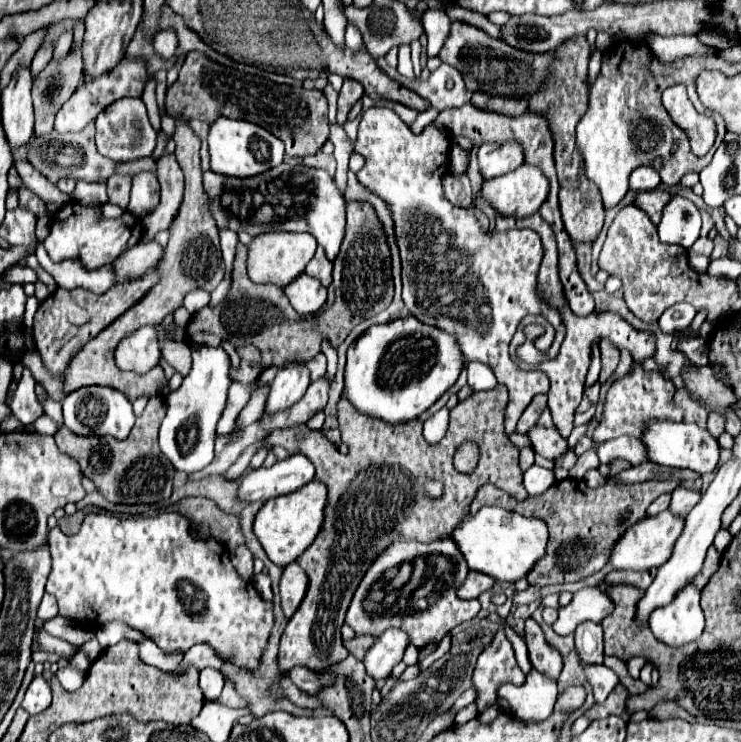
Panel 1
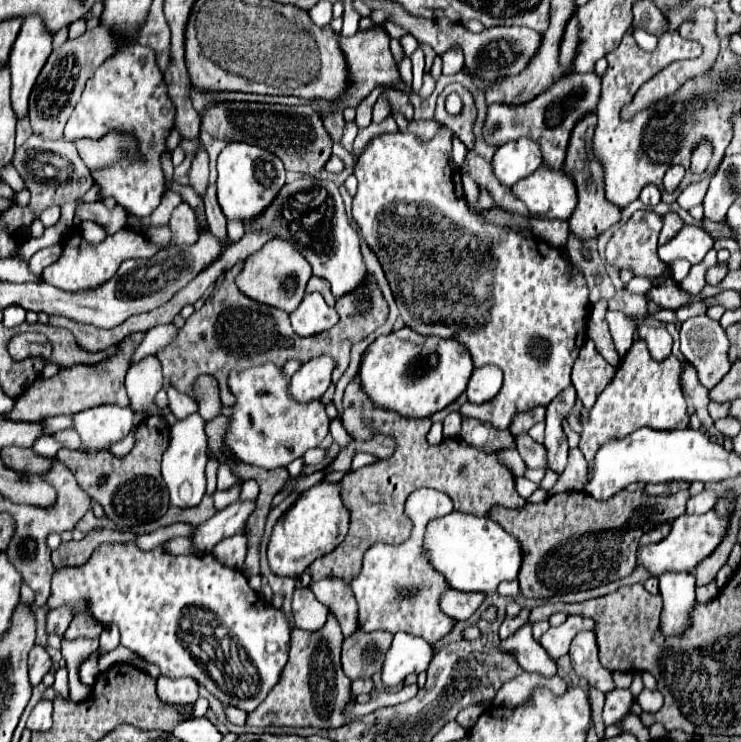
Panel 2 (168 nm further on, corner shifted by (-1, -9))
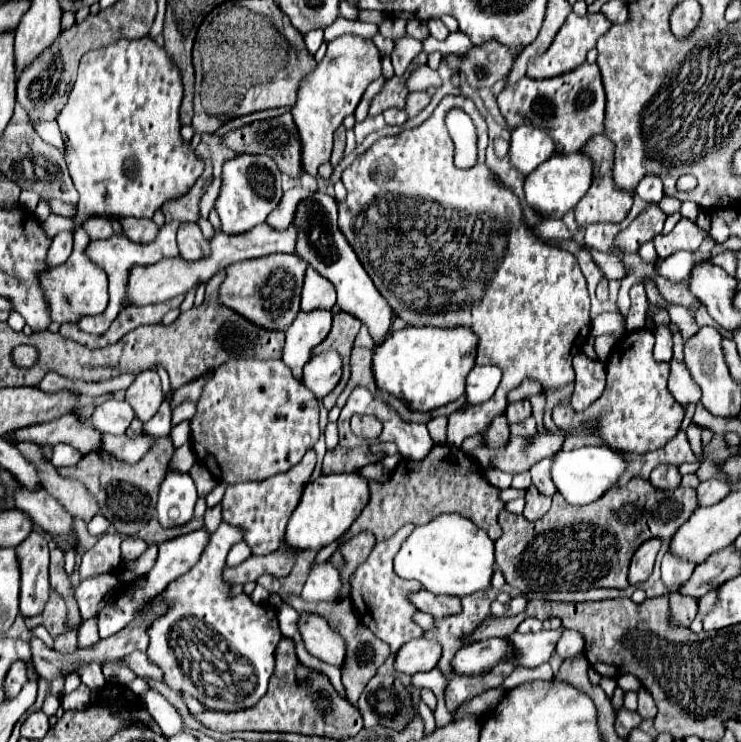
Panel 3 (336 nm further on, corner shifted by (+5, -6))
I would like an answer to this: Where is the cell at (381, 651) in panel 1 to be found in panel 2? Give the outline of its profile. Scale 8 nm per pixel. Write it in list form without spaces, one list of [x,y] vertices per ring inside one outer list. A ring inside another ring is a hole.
[[[397,632],[385,654],[381,668],[381,680],[387,688],[403,684],[407,674],[419,674],[427,670],[433,658],[433,648],[419,636]]]

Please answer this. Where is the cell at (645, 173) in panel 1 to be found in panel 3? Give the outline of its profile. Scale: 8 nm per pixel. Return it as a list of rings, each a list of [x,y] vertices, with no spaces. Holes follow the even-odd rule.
[[[645,175],[639,181],[635,193],[647,203],[659,203],[663,199],[663,181],[657,179],[657,175]]]

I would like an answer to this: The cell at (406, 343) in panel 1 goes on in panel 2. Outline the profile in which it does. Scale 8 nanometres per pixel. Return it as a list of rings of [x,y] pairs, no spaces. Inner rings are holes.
[[[405,326],[399,332],[379,336],[367,348],[357,376],[363,392],[375,406],[393,410],[405,418],[429,418],[459,398],[467,388],[471,370],[471,354],[467,354],[463,344],[435,336],[421,336]]]

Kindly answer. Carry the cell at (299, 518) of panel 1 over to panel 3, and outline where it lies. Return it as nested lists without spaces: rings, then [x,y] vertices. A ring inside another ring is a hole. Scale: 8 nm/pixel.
[[[359,473],[321,475],[307,483],[303,497],[287,525],[287,545],[297,549],[321,549],[337,541],[369,503],[369,481]]]

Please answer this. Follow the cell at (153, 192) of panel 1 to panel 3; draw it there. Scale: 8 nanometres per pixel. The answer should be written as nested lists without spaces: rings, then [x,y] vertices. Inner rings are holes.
[[[149,35],[137,41],[121,39],[103,49],[83,55],[79,77],[67,97],[65,107],[57,117],[65,141],[63,157],[73,185],[81,197],[77,205],[77,219],[73,219],[75,225],[81,225],[91,215],[151,219],[153,213],[167,201],[183,197],[195,185],[205,169],[205,163],[189,147],[189,143],[183,143],[181,139],[181,101],[181,71],[167,55],[167,51],[159,47]],[[103,171],[107,171],[107,181],[101,179]]]

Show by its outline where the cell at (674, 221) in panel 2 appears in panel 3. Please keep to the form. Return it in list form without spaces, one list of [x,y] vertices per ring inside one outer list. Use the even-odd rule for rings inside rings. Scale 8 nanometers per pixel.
[[[681,219],[669,235],[657,235],[653,243],[659,259],[667,259],[677,251],[697,251],[703,239],[705,231],[701,231],[693,221]]]

